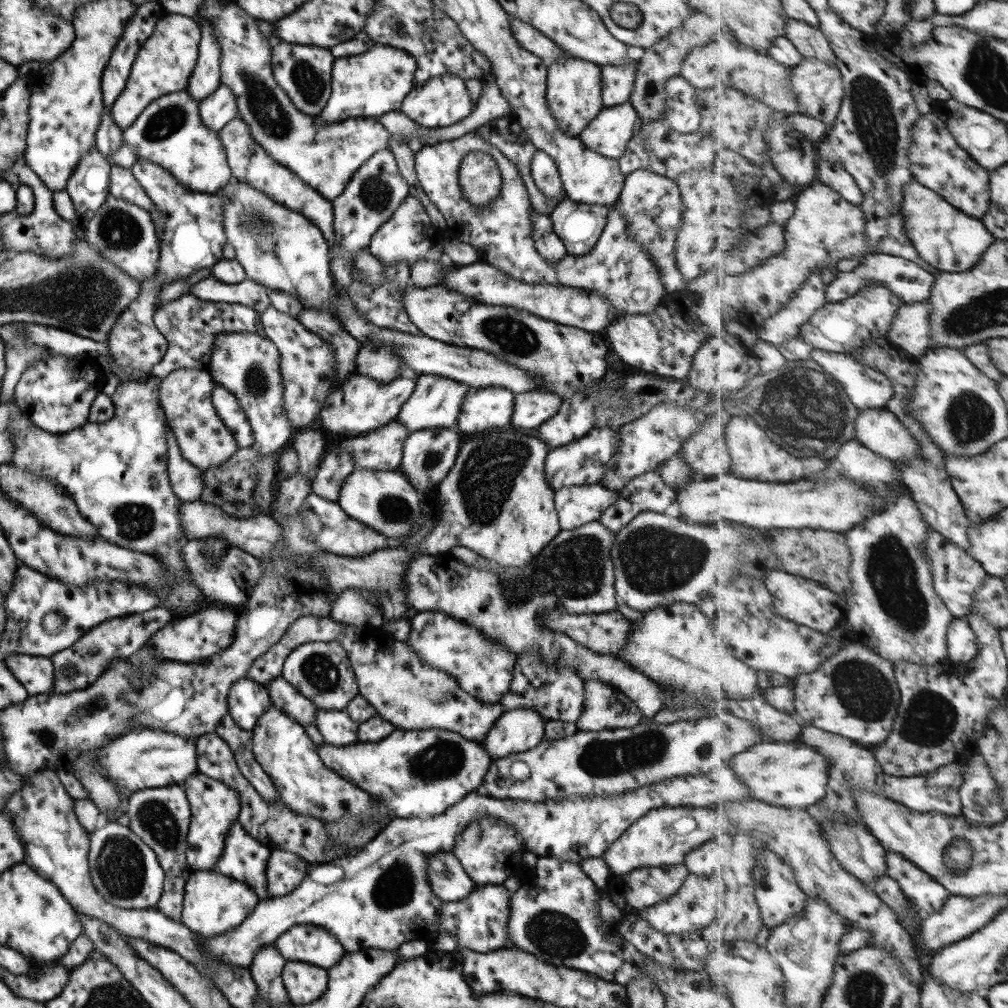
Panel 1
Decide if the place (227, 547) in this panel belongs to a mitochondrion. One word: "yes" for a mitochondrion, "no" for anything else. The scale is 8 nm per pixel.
no

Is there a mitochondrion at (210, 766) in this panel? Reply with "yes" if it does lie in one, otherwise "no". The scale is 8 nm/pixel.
no

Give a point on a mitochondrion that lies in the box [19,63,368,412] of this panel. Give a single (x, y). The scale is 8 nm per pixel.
(119, 230)

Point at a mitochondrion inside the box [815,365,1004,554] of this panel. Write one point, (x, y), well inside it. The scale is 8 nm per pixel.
(970, 418)

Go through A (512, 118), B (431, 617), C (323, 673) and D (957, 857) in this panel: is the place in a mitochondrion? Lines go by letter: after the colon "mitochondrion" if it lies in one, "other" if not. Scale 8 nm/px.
A: other
B: other
C: mitochondrion
D: mitochondrion

